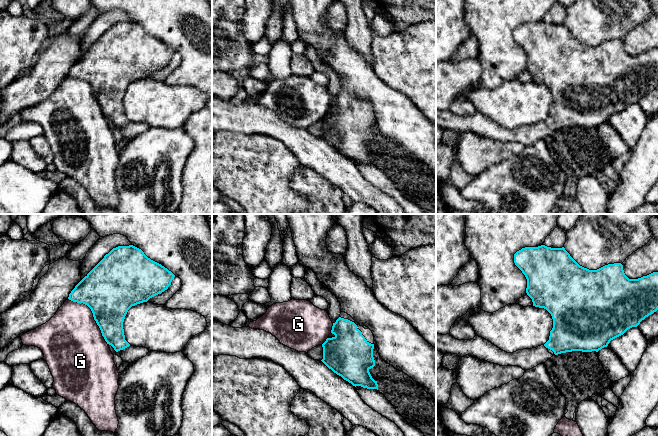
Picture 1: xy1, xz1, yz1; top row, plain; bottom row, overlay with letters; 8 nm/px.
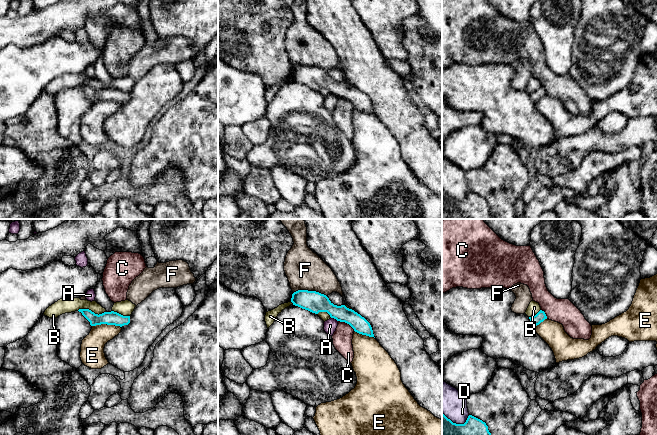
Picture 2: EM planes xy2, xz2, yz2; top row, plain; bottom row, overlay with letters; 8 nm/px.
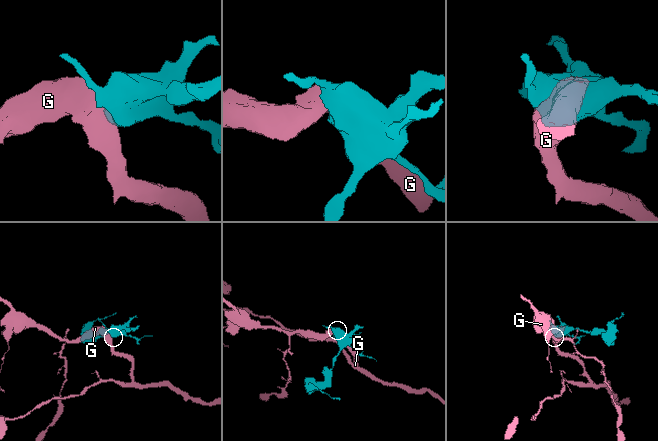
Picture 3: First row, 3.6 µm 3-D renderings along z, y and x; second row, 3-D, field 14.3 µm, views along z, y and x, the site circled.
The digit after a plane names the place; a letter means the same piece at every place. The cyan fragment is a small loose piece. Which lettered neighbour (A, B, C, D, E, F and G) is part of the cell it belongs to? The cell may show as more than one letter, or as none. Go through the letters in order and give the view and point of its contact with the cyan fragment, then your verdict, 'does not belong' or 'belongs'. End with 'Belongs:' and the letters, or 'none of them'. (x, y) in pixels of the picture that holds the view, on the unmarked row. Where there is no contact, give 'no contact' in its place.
A: meets cyan in xz2 at (335, 94); does not belong
B: meets cyan in xy2 at (91, 87); does not belong
C: meets cyan in xz2 at (347, 99); does not belong
D: meets cyan in yz2 at (457, 200); does not belong
E: meets cyan in xy2 at (106, 99); does not belong
F: meets cyan in xz2 at (310, 67); does not belong
G: meets cyan in xy1 at (93, 92); does not belong
Belongs: none of them

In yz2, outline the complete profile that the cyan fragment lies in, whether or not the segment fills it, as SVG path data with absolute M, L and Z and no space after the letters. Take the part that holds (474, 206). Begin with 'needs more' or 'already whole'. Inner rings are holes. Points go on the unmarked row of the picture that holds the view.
already whole | M442 190L442 219L491 219L491 209L485 198L472 191L464 200L456 200Z

